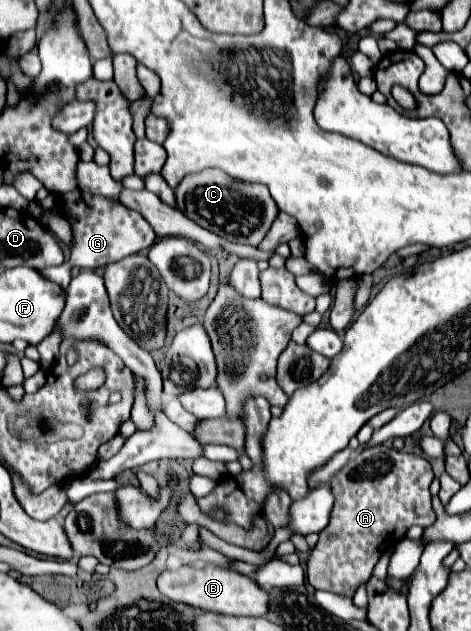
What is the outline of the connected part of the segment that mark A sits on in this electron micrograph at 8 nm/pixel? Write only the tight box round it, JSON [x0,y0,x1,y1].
[307,444,435,596]

